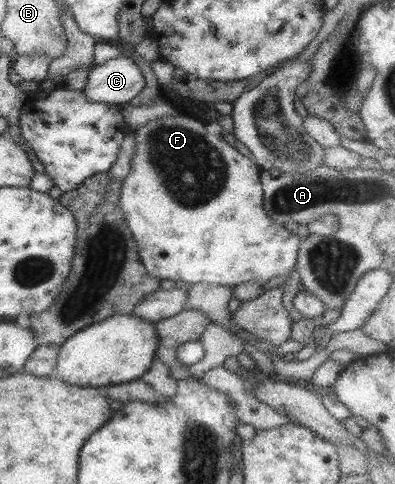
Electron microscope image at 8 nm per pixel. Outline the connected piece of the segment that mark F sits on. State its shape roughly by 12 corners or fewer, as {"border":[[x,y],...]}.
{"border":[[188,116],[134,131],[119,206],[154,277],[284,277],[262,170]]}

